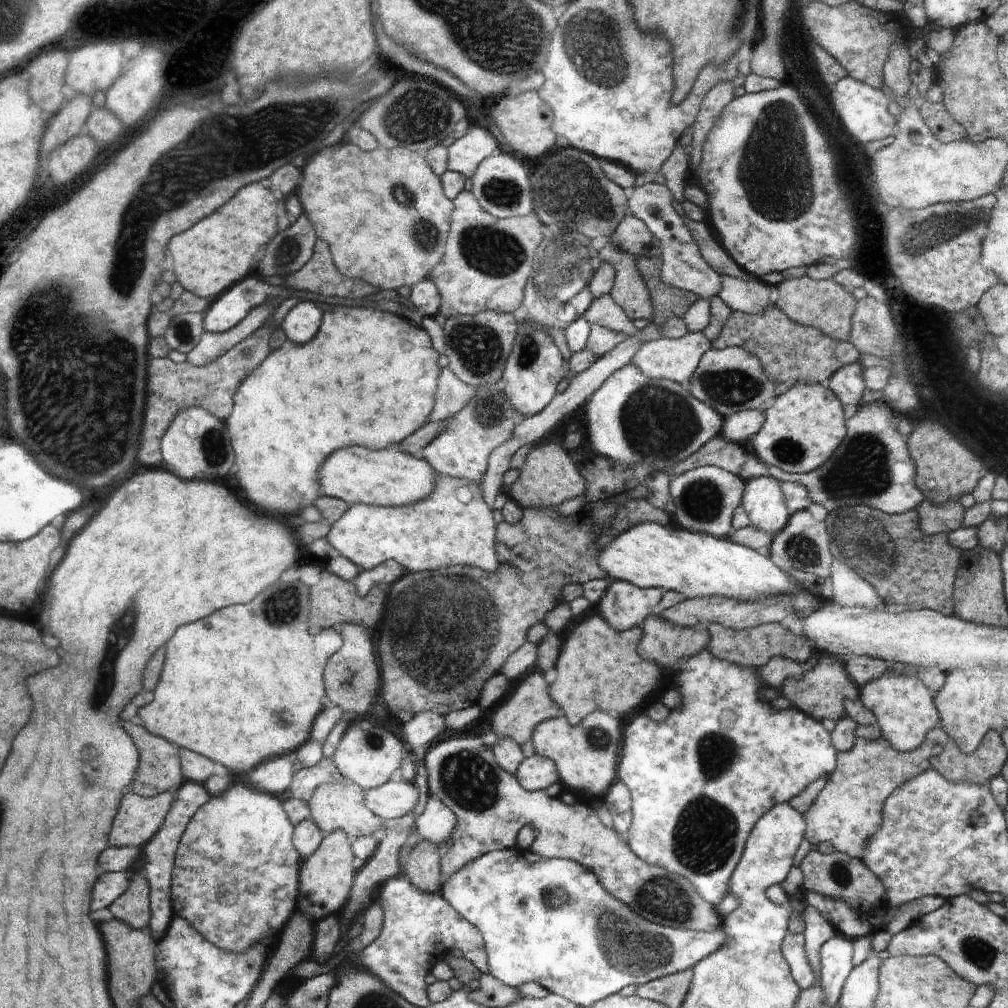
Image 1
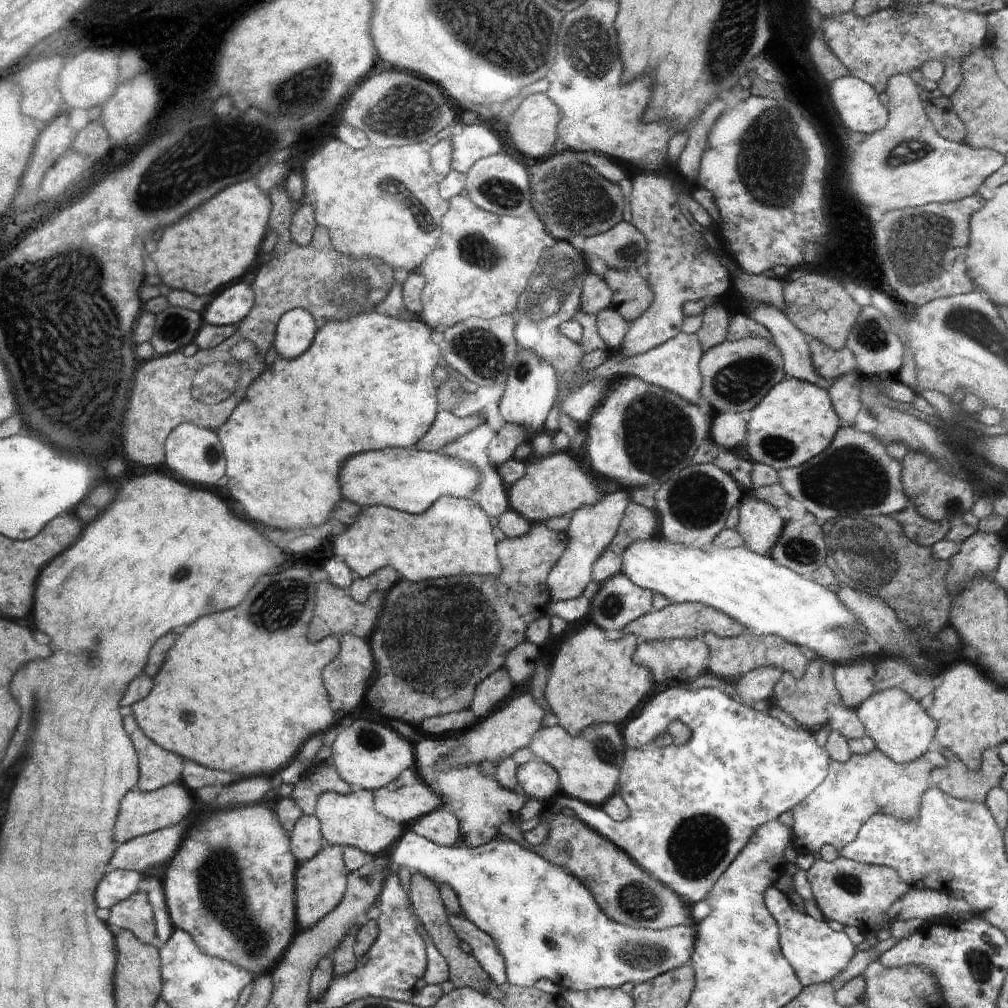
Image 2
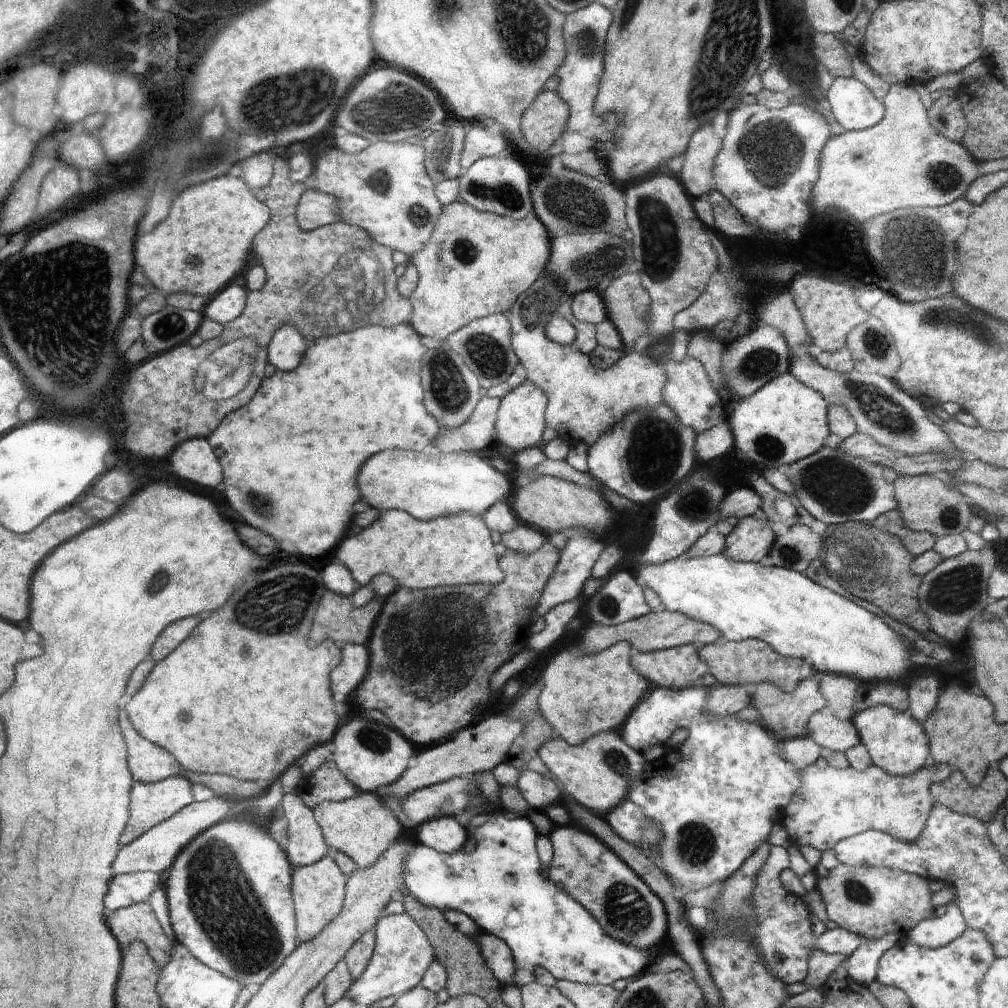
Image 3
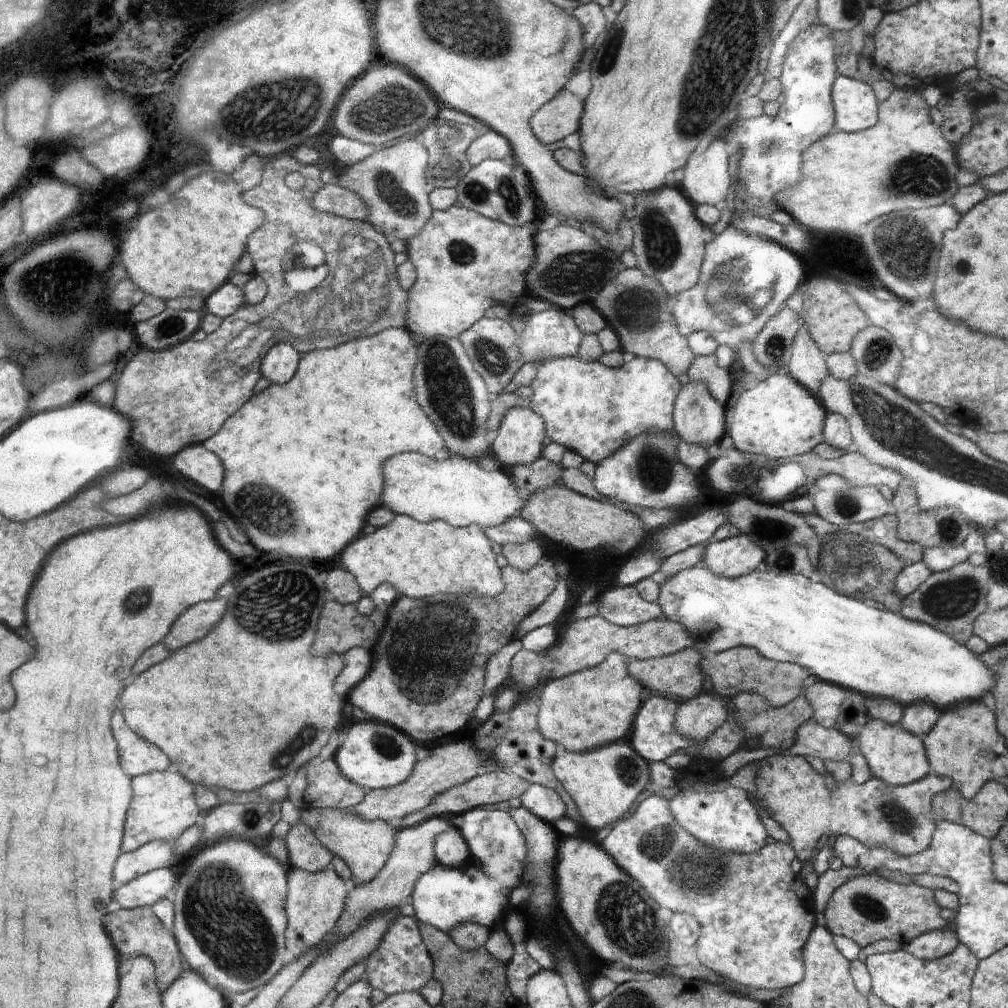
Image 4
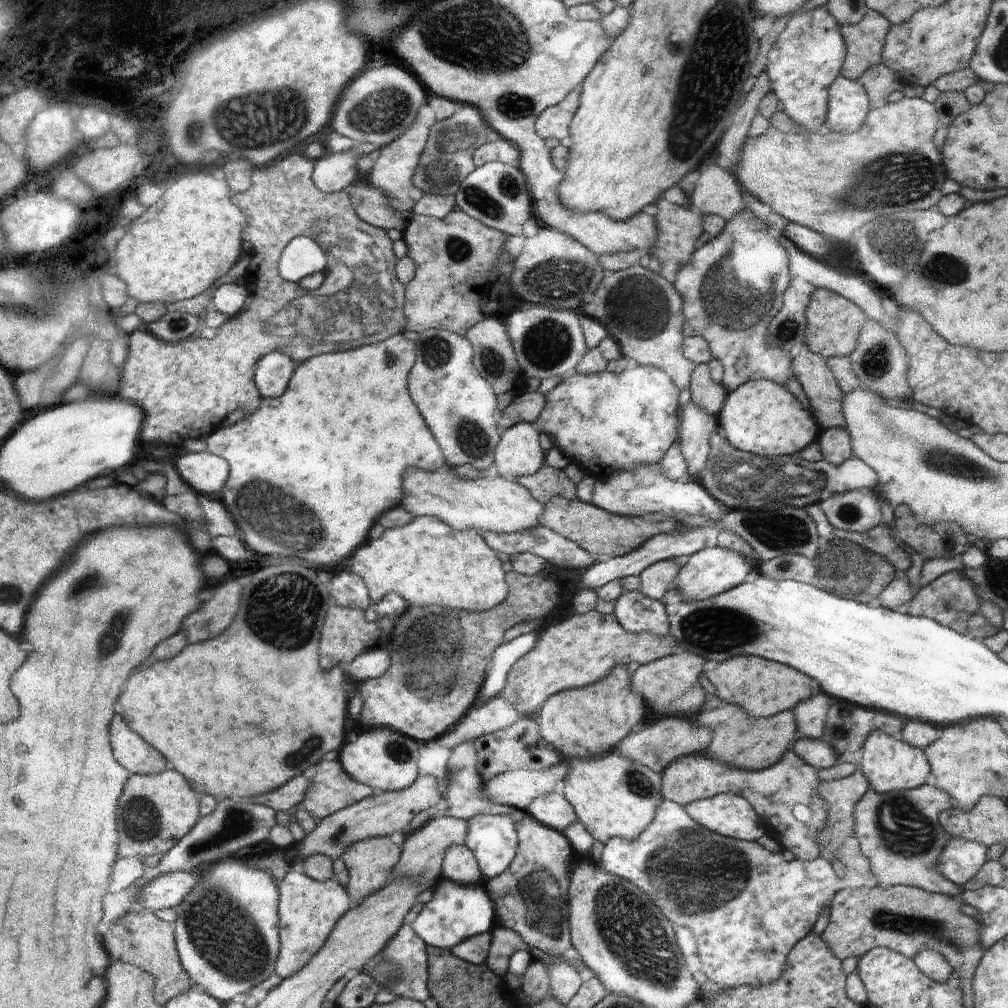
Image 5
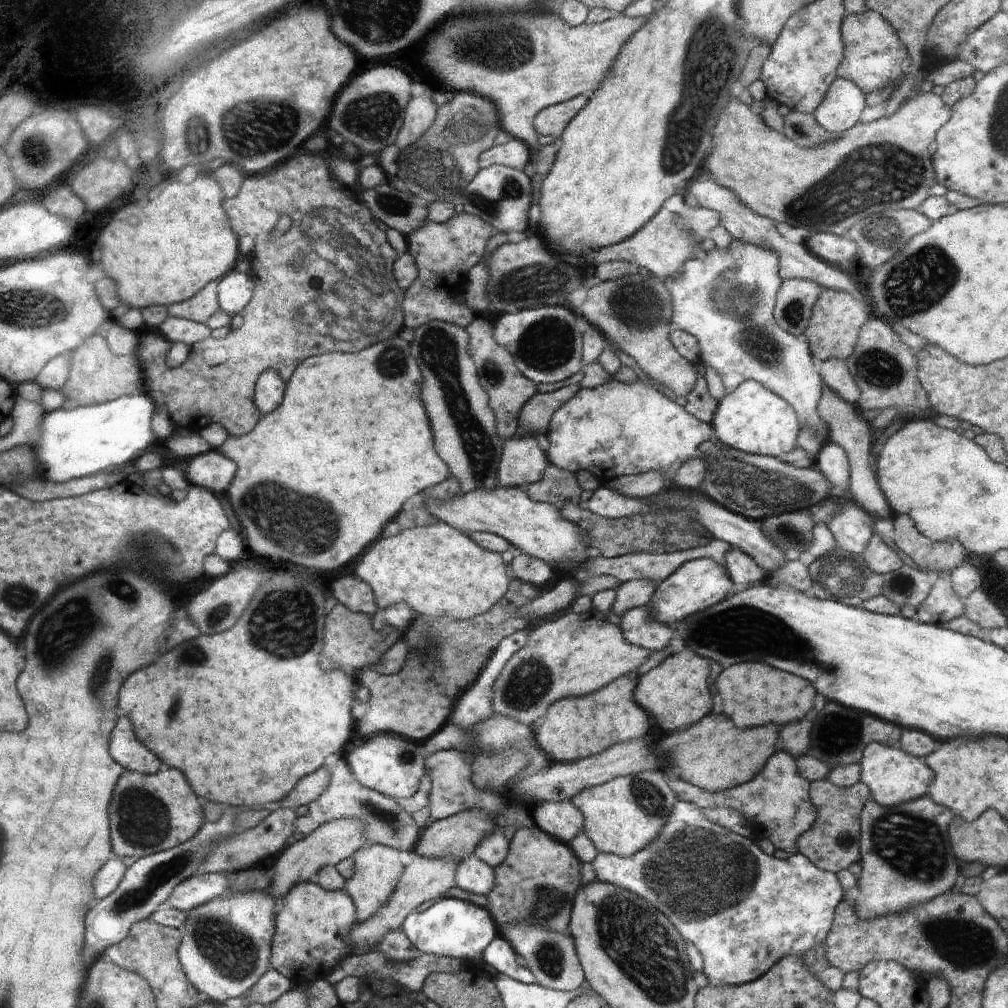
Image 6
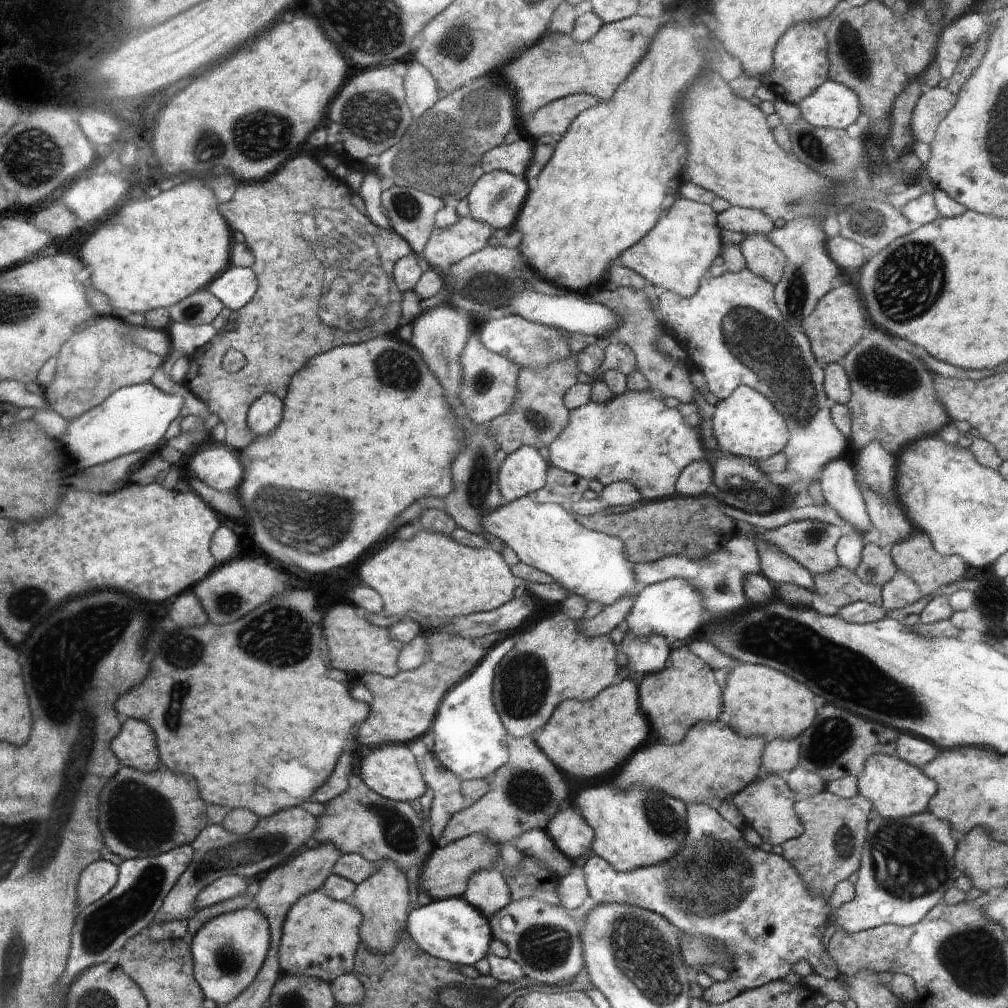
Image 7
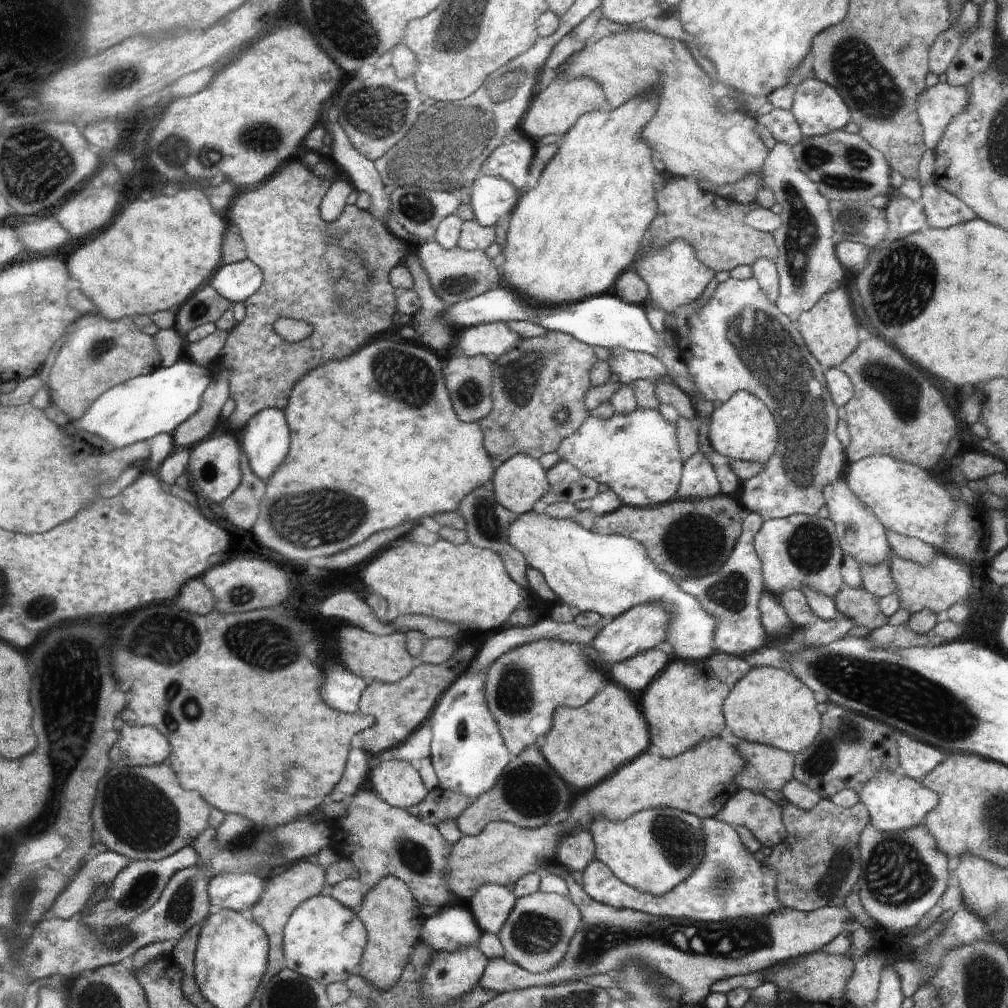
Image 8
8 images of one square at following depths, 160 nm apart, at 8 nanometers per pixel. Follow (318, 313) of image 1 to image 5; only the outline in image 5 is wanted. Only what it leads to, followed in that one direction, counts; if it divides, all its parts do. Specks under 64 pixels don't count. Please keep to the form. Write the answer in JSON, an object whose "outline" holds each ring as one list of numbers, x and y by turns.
{"outline":[[272,351,263,356,258,362,255,376,262,398,276,398,284,394,296,366,298,361,280,351]]}

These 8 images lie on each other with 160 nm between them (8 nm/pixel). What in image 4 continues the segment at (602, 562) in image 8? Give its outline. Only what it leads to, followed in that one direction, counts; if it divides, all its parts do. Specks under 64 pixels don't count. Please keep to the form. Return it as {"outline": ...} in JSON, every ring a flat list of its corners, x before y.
{"outline":[[406,452,392,456,392,464,388,464,388,492,384,492,384,506,396,514,408,514,422,523,439,520,456,527,478,525,485,530,518,515,526,506,526,499,520,496,514,479,501,468,488,471,477,460,458,455,446,454,441,458,432,458,416,452]]}

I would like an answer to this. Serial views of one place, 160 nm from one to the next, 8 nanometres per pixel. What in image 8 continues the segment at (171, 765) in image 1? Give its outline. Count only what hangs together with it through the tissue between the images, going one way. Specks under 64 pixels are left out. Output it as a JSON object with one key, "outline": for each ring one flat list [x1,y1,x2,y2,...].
{"outline":[[124,724,124,738,113,749,112,760,119,766,155,765,168,761,170,744,159,729,150,725]]}

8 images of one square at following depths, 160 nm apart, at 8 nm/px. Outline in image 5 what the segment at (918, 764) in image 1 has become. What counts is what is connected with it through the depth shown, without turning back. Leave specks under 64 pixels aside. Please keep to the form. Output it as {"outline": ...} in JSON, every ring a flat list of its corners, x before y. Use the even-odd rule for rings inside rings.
{"outline":[[793,749,788,750,774,766,759,771,733,768,708,754,688,755,671,763,661,776,663,798,683,806,718,793,734,792,743,796,764,819,766,830,782,846,782,850,790,850,796,859,803,861,820,857,818,837,828,820,827,809,818,804,821,780,818,770,805,763],[924,784,924,788,916,788,916,790,888,791,887,793,879,793,870,788,860,797,860,800,854,805,852,813,855,824,854,837,859,844,861,853,869,860,871,873,877,878,876,885,883,887,914,885,934,894,956,898,954,896,954,890,957,887,955,882,944,877,940,868,935,868,940,854,950,840,948,832,938,822,938,814,942,810,950,808,948,800,950,800,950,796,944,790,938,790,930,784]]}

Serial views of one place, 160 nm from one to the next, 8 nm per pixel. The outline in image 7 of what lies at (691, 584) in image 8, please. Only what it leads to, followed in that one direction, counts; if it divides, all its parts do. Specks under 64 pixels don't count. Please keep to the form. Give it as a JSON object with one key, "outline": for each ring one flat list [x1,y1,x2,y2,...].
{"outline":[[749,525,740,528,740,535,734,536,714,554,704,559,693,559,686,555,666,555,662,559,649,563,636,563,632,565,635,576,638,578,639,590,644,587,680,577,695,584,704,595,703,601,709,613,713,616,712,621,721,621,731,612,746,609,750,604,747,602,743,589,743,578,747,574,761,573,757,544,753,536,758,533]]}

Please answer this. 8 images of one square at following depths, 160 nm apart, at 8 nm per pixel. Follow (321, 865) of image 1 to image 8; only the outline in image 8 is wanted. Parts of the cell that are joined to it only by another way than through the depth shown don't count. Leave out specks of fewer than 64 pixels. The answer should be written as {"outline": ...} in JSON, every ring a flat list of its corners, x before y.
{"outline":[[321,893,305,900,287,920,283,931,286,968,314,979,321,985,345,983,359,972,367,943,367,930,358,913,340,904,335,897]]}

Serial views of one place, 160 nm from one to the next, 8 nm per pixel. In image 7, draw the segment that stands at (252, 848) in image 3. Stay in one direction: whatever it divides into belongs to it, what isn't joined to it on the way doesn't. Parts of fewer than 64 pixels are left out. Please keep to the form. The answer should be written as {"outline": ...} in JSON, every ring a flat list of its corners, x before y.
{"outline":[[256,906,244,907,216,915,207,923,201,924,188,939,193,972,203,996,218,1006,224,1006,254,982,271,947,271,927,267,917]]}

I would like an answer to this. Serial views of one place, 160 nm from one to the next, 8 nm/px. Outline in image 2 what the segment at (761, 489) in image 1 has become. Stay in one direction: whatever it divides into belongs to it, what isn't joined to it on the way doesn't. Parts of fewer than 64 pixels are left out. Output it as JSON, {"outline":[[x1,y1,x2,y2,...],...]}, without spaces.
{"outline":[[747,495,738,509,739,523,736,530,745,538,748,548,769,554,782,538,784,522,780,518,780,510,768,502]]}

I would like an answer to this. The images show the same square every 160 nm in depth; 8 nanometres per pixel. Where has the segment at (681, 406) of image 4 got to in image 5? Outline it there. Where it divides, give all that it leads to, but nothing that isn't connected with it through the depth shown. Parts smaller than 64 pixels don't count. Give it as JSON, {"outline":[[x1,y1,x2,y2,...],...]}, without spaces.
{"outline":[[692,401,681,407,679,442,687,461,689,478,696,478,710,461,710,438,719,430,718,417,697,407]]}

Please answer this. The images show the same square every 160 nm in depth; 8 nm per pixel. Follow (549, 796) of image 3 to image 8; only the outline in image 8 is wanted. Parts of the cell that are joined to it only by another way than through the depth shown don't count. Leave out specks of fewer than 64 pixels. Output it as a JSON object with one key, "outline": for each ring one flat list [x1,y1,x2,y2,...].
{"outline":[[578,827,571,834,563,836,556,852,556,862,567,871,584,872,596,859,594,837,588,828]]}

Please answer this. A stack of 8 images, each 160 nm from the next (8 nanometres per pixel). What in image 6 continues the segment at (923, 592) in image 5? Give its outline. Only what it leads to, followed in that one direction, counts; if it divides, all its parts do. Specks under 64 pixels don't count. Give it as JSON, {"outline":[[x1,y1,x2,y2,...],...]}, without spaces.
{"outline":[[940,577,934,582,930,594,917,606,920,623,943,626,948,620,964,615,963,602,956,596,951,580]]}

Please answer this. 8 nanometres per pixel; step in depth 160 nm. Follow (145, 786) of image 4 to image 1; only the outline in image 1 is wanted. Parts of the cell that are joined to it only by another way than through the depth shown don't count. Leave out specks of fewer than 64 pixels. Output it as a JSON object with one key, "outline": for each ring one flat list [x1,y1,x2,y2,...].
{"outline":[[128,788,124,808,112,830,112,846,144,847,163,828,175,802,175,793,166,791,153,797,143,797]]}

